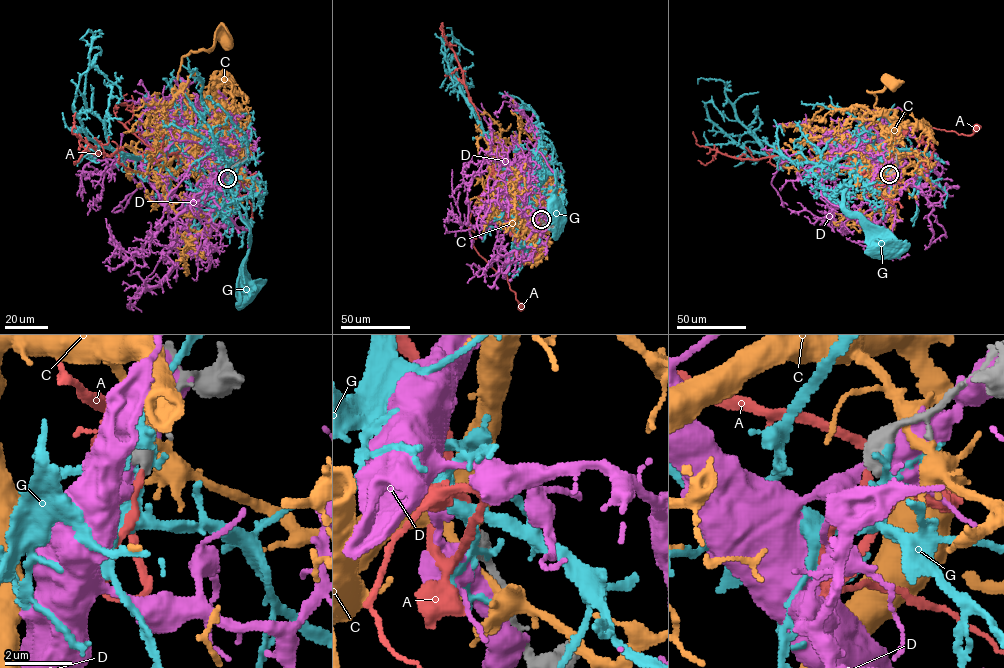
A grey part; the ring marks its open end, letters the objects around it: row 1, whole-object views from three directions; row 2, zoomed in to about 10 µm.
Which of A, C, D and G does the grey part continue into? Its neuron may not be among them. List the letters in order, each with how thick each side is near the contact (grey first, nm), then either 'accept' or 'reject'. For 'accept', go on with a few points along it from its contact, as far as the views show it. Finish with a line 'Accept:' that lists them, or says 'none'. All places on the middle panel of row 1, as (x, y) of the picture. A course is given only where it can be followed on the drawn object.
A: 600 nm thick on the grey side, 240 nm on the other; accept; it runs (541, 219), (530, 194), (509, 179), (491, 154), (492, 174), (467, 224), (476, 251), (505, 274), (521, 307)
C: 440 nm thick on the grey side, 340 nm on the other; reject
D: 750 nm thick on the grey side, 480 nm on the other; reject
G: 700 nm thick on the grey side, 160 nm on the other; reject
Accept: A

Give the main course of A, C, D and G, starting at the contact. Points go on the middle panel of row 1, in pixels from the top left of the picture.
A: (541, 219), (530, 194), (509, 179), (491, 154), (492, 174), (467, 224), (476, 251), (505, 274), (521, 307)
C: (541, 220), (529, 223), (507, 185), (507, 204), (512, 206), (526, 197), (529, 210), (539, 225)
D: (541, 220), (541, 185), (523, 170), (505, 214), (496, 223), (471, 225), (468, 185), (453, 191), (452, 169)
G: (541, 220), (532, 198), (549, 174), (555, 175), (556, 188), (550, 203), (557, 210)

